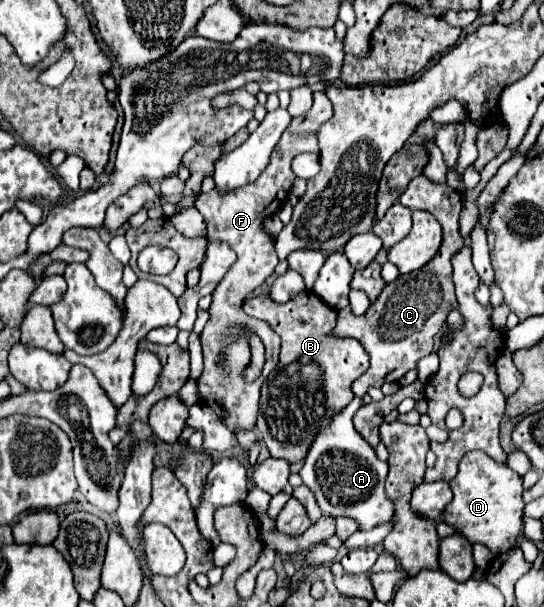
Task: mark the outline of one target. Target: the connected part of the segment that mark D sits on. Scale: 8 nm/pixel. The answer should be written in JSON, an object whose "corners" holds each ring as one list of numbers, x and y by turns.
{"corners":[[476,450,468,452,456,478,450,482,454,500,445,508,445,522,458,528,472,544,480,542,488,546,494,554,502,554,516,546,516,536,522,530,524,500,522,500,522,478,504,464,494,462,488,454]]}

